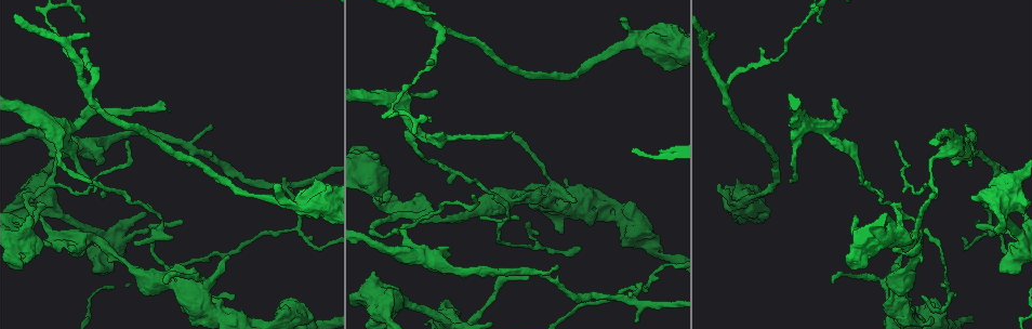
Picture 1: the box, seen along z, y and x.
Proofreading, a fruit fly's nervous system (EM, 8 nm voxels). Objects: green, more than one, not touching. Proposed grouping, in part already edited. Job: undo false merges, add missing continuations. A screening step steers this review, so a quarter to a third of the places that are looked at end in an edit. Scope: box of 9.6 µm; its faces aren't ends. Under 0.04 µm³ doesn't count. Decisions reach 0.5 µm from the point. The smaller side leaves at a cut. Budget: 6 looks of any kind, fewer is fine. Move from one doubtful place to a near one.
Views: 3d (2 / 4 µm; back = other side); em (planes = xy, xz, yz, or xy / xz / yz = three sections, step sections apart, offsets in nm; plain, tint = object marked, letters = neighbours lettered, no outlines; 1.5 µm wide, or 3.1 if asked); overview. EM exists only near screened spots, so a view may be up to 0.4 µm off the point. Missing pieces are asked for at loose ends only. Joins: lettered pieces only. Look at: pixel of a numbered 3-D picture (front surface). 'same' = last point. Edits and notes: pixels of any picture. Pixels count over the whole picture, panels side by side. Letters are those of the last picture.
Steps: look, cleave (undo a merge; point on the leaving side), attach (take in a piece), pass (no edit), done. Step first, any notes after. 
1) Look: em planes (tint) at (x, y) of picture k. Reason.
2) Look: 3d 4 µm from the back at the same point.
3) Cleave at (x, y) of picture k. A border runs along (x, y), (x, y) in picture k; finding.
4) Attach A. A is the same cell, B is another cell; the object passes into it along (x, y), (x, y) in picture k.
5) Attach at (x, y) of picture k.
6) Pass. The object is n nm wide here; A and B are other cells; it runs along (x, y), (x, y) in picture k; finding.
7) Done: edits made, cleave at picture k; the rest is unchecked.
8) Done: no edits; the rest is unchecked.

Look: 3d 4 µm at (369, 233) of picture 1. Sharp bend.

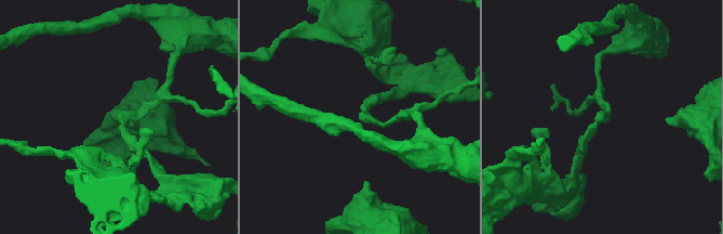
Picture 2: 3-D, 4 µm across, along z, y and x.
Look: em xz step 8 (tint) at (364, 113) of picture 2.

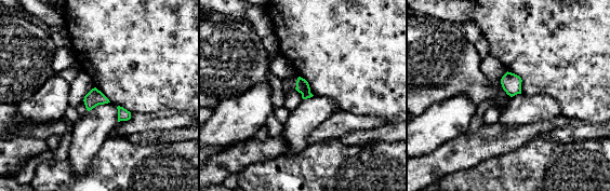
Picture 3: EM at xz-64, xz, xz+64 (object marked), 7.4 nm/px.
Look: em planes (letters) at the same point.

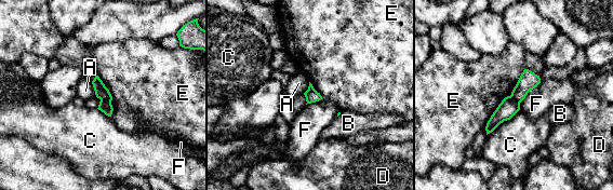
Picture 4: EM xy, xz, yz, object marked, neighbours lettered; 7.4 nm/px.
Cleave at (102, 92) of picture 4. The object is 100 nm wide here; the longest contact is with E, 550 nm; A, B, C, D, E and F are other cells; a second cell is stuck on.

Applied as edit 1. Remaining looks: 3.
Look: em planes (letters) at (378, 153) of picture 1. Stops while still wide.

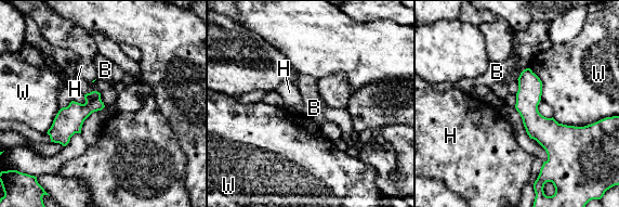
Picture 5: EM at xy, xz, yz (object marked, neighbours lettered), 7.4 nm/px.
Pass. B, H and W are other cells; a border runs along (552, 117), (567, 125), (591, 124) in picture 5; none of them fits.

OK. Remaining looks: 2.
Look: em planes (letters) at (946, 297) of picture 1. An open end.

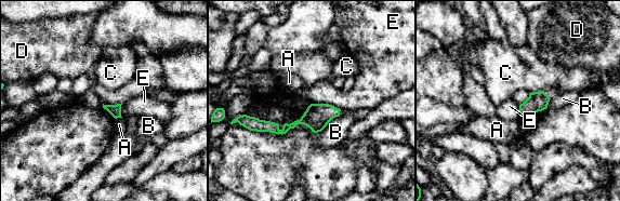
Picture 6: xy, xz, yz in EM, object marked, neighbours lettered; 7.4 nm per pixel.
Pass. The object is 90 nm wide here; A, B, C, D and E are other cells; it runs along (337, 110), (285, 128), (249, 120) in picture 6; no lettered piece goes on from it.

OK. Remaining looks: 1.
Done: edits made, cleave at picture 4; the rest is unchecked.

